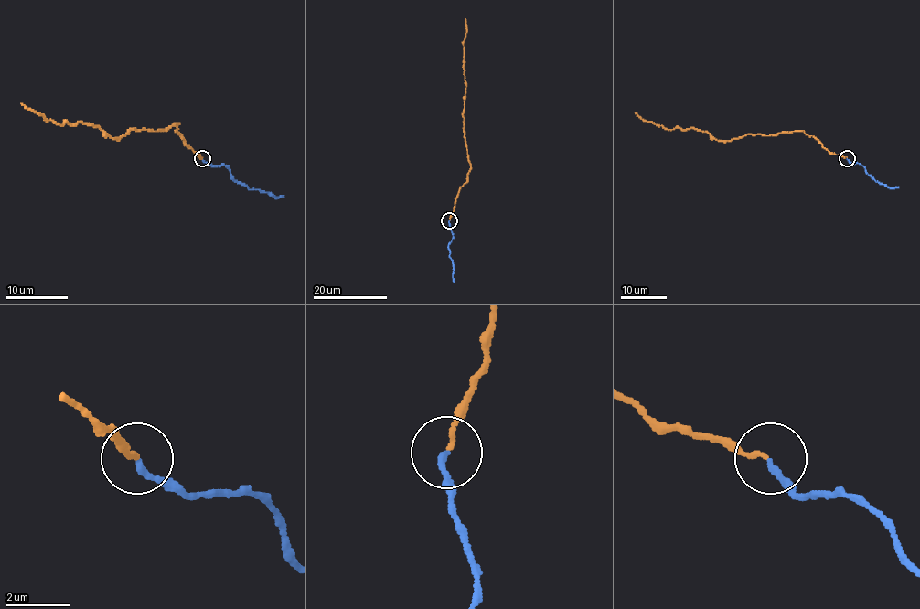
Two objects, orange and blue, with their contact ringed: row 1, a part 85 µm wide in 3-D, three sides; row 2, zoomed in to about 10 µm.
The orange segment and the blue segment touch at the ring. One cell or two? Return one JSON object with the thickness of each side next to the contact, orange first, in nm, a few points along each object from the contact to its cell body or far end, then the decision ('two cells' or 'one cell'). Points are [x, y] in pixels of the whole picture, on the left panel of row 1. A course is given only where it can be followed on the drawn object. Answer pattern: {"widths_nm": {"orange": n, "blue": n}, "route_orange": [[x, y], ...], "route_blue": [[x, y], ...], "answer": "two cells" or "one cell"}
{"widths_nm": {"orange": 120, "blue": 170}, "route_orange": [[202, 159], [176, 132], [178, 124], [154, 131], [129, 130], [112, 137], [79, 121], [56, 124], [21, 103]], "route_blue": [[202, 159], [211, 165], [226, 165], [232, 178], [251, 189], [283, 195]], "answer": "one cell"}

